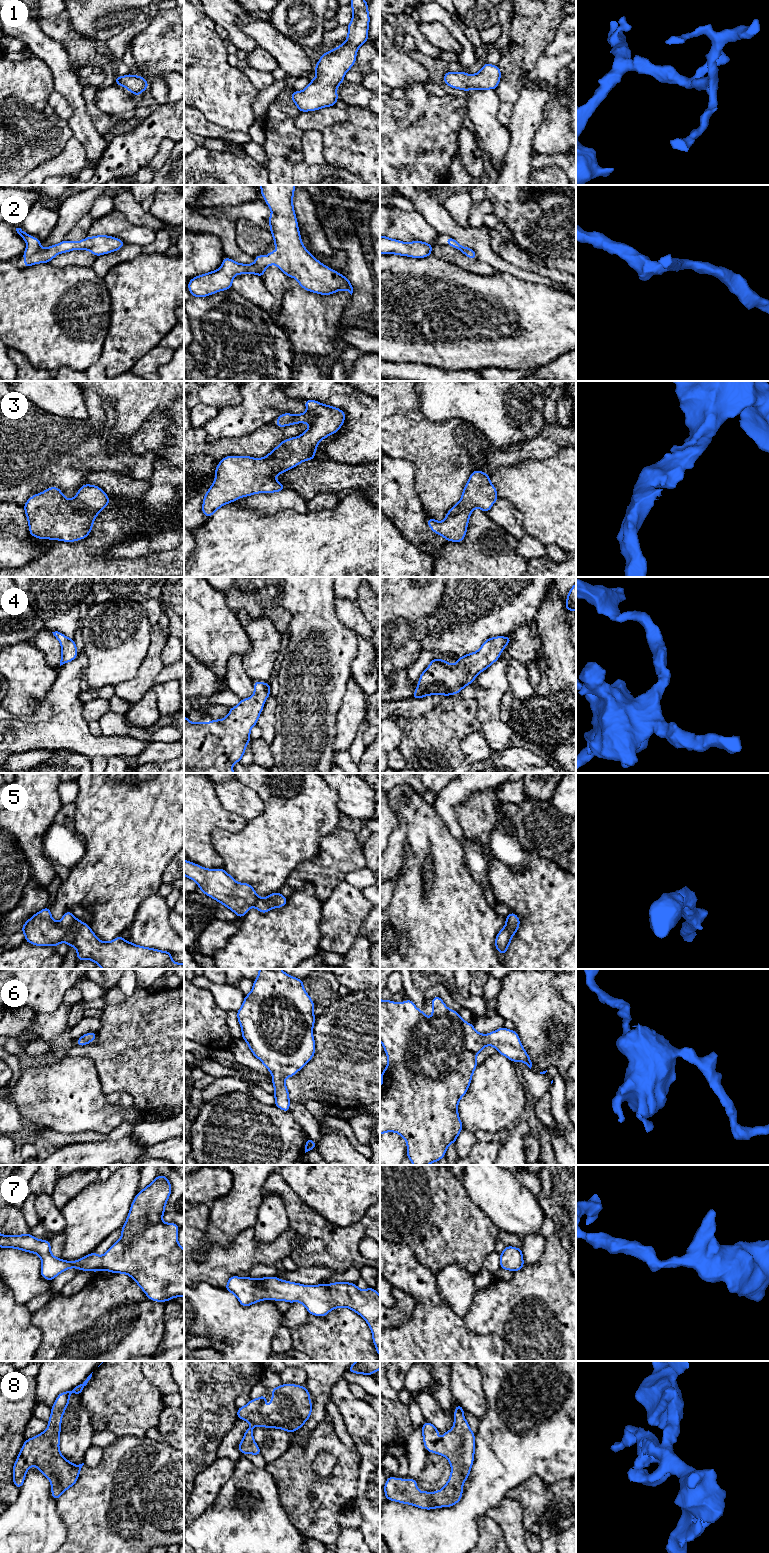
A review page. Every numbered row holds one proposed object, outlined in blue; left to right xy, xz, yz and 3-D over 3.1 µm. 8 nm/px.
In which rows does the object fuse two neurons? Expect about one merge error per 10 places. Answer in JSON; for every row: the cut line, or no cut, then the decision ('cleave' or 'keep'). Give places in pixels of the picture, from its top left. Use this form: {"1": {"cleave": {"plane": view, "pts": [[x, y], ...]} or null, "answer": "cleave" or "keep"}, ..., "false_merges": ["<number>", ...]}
{"1": {"cleave": null, "answer": "keep"}, "2": {"cleave": null, "answer": "keep"}, "3": {"cleave": null, "answer": "keep"}, "4": {"cleave": null, "answer": "keep"}, "5": {"cleave": null, "answer": "keep"}, "6": {"cleave": null, "answer": "keep"}, "7": {"cleave": null, "answer": "keep"}, "8": {"cleave": null, "answer": "keep"}, "false_merges": []}

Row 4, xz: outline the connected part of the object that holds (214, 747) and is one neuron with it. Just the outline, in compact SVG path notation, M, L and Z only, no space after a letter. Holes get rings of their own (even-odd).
M256 681L253 685L254 694L231 707L224 719L211 719L208 724L202 720L192 723L184 715L184 773L234 773L232 766L241 762L251 741L251 728L257 724L264 702L270 696L270 682Z

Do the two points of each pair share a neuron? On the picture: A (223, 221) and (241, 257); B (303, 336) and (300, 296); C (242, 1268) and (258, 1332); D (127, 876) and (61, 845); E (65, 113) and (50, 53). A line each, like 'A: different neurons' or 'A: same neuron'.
A: same neuron
B: same neuron
C: different neurons
D: different neurons
E: different neurons

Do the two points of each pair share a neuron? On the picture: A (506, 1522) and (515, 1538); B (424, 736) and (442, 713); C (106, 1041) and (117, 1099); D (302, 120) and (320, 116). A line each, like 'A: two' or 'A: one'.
A: one
B: one
C: two
D: one

